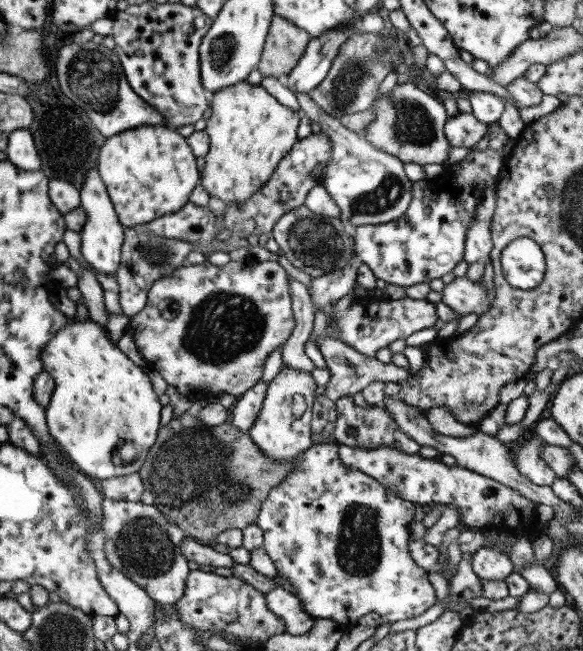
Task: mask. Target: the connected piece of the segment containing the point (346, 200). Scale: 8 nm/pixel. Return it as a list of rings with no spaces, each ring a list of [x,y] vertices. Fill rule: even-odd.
[[[294,94],[299,99],[301,115],[311,119],[312,123],[318,122],[322,127],[321,132],[324,132],[332,142],[332,159],[326,166],[322,186],[340,210],[338,219],[359,227],[384,224],[404,215],[409,208],[414,185],[404,173],[404,163],[396,156],[376,149],[356,132],[345,128],[340,120],[327,116],[306,94]]]

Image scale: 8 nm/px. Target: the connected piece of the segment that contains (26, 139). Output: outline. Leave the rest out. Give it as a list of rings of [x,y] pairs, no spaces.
[[[19,129],[8,136],[7,160],[25,171],[40,171],[42,158],[34,150],[34,138],[29,129]]]

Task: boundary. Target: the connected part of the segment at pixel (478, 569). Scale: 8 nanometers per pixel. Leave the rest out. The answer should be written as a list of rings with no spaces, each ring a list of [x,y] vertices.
[[[481,547],[472,555],[471,564],[474,574],[482,580],[505,580],[514,572],[509,555],[501,553],[496,547]]]

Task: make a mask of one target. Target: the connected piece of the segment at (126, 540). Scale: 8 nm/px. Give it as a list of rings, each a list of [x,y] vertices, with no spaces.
[[[103,498],[101,507],[104,517],[102,529],[104,529],[106,536],[105,552],[113,569],[122,572],[124,576],[138,584],[156,603],[163,606],[174,606],[184,596],[185,583],[190,572],[188,560],[180,551],[180,544],[186,537],[182,528],[168,522],[166,516],[158,508],[154,508],[154,505],[144,504],[141,500],[128,502]]]

